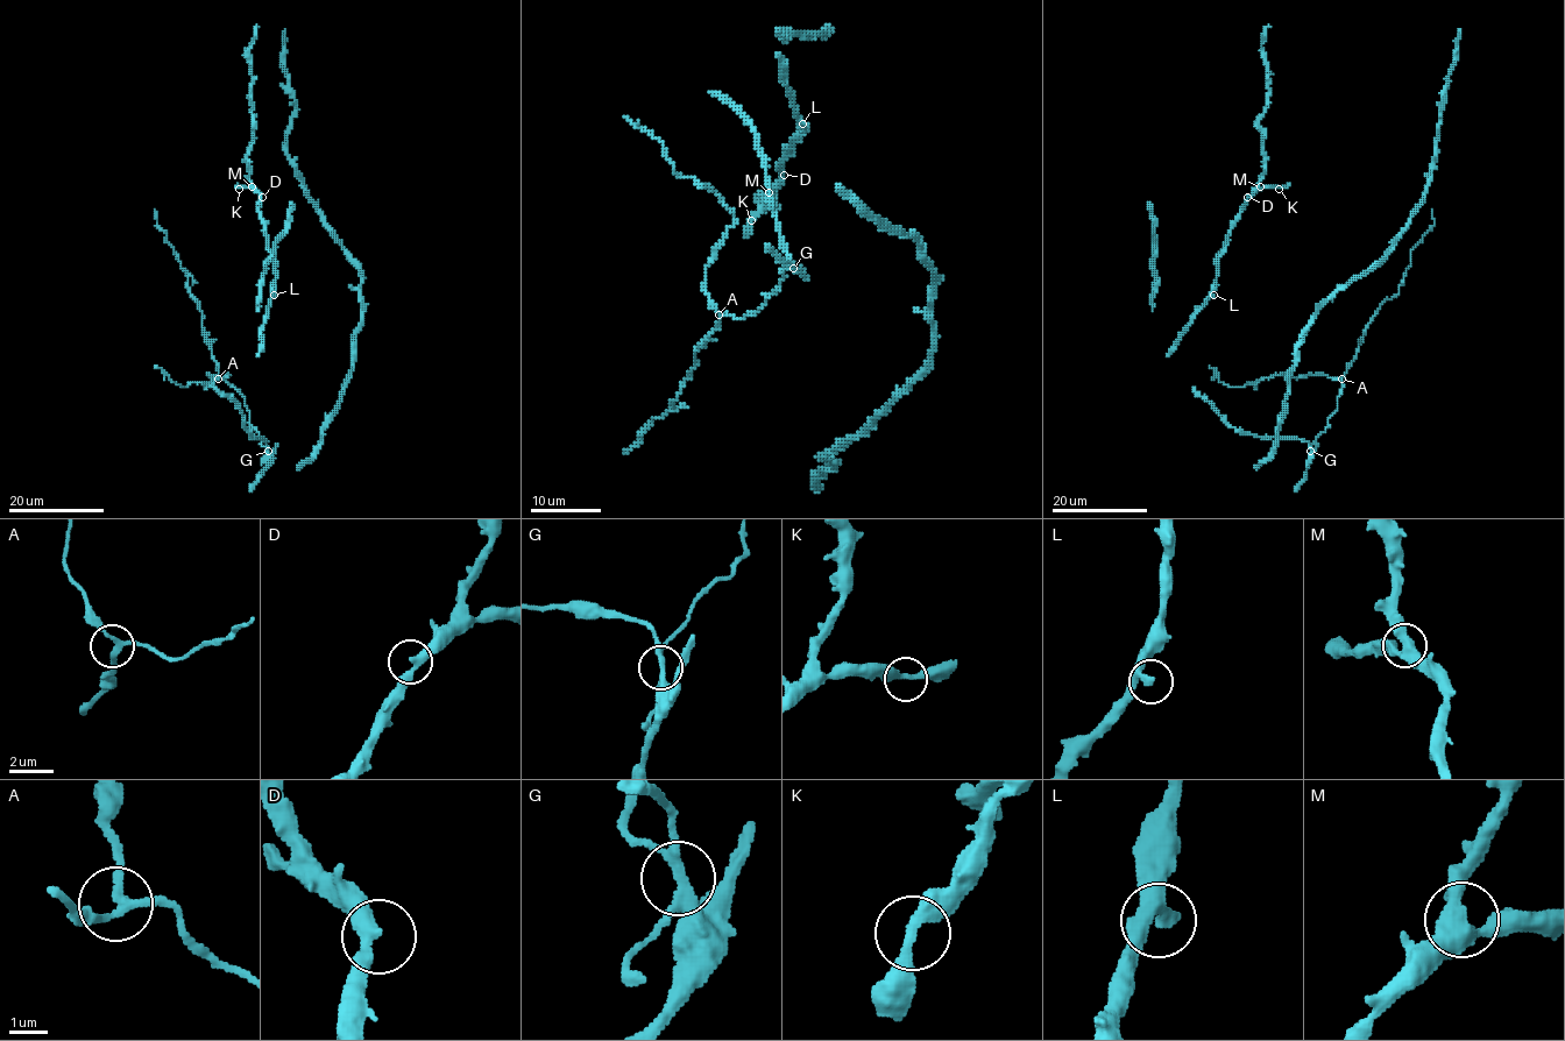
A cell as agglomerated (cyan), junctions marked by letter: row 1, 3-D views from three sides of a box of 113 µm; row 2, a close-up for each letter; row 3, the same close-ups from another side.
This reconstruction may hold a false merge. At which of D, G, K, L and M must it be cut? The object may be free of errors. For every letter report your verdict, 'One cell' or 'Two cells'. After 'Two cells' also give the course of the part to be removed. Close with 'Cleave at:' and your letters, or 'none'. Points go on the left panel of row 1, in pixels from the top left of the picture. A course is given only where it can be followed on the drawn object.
D: One cell
G: Two cells. Course of the part to remove: (268, 451), (250, 424), (246, 398), (219, 377), (199, 303), (189, 292), (188, 275), (156, 224), (154, 209)
K: One cell
L: One cell
M: One cell
Cleave at: G

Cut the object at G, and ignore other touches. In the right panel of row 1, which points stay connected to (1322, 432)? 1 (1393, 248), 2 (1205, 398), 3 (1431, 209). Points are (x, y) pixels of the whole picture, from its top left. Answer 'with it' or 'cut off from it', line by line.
1: cut off from it
2: cut off from it
3: with it

